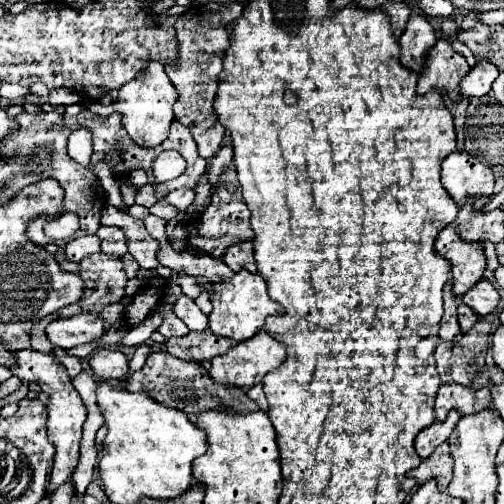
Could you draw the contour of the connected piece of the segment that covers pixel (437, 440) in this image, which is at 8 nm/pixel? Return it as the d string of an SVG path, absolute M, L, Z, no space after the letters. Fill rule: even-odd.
M452 409L452 411L448 413L446 421L434 421L434 423L428 425L426 429L422 429L422 431L418 433L416 441L414 441L416 453L418 453L422 459L428 457L440 443L444 443L444 441L452 435L452 429L454 429L454 425L458 423L458 417L460 417L460 413Z

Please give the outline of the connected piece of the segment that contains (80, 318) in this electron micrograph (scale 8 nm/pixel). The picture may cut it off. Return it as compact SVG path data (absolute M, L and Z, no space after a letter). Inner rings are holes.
M80 313L68 319L56 319L46 327L48 339L62 349L96 341L104 333L104 319L94 313Z

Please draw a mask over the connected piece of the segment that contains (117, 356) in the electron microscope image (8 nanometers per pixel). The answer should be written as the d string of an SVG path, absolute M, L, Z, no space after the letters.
M96 349L90 357L90 367L102 381L120 379L130 371L126 355L116 349Z

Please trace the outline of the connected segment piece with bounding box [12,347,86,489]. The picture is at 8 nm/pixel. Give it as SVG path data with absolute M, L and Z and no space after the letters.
M28 347L28 349L16 351L14 357L18 365L16 369L12 369L12 373L20 377L22 381L36 381L42 387L42 391L52 397L48 403L48 429L50 429L50 441L54 441L56 445L56 459L54 459L54 469L50 479L50 487L54 489L54 485L60 485L62 481L66 481L66 477L70 477L78 465L78 457L80 457L78 443L82 437L82 425L86 421L86 407L80 395L76 393L76 389L72 387L72 381L66 377L66 369L62 369L62 365L58 365L58 361L50 357L50 353L38 353Z

